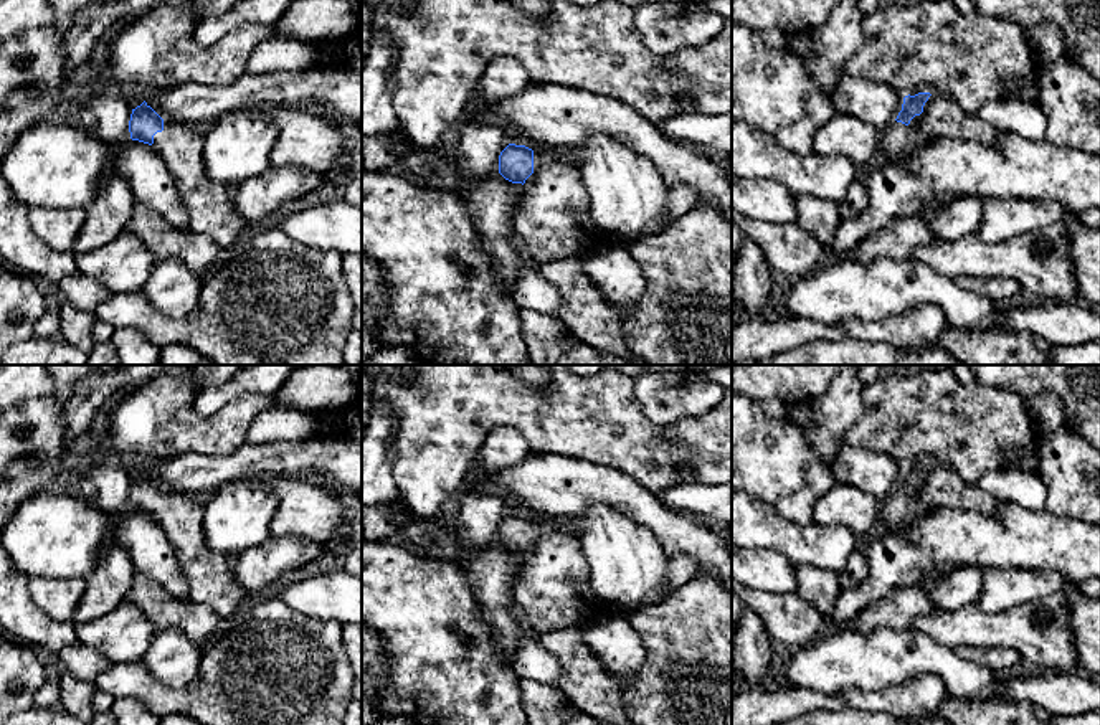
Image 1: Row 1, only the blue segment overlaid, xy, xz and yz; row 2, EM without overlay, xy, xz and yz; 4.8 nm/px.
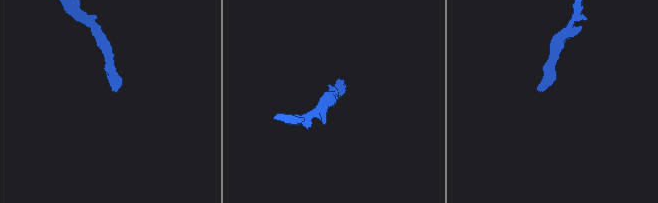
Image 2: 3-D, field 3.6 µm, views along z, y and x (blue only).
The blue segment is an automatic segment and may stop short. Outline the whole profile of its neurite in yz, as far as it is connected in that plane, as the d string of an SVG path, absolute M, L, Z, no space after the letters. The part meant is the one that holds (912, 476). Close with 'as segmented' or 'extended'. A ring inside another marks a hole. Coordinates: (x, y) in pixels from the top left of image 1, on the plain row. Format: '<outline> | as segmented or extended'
M918 462L905 466L897 489L880 505L880 528L902 532L932 510L963 510L998 517L999 500L968 486L955 469Z | extended

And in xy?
M145 471L132 479L132 510L152 515L164 528L188 586L188 599L211 608L220 618L235 614L251 593L233 576L238 555L216 553L205 543L205 499L164 490Z | extended

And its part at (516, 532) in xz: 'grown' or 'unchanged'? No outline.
grown

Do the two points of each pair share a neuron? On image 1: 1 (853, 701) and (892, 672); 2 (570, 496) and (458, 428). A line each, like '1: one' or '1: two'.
1: two
2: two

